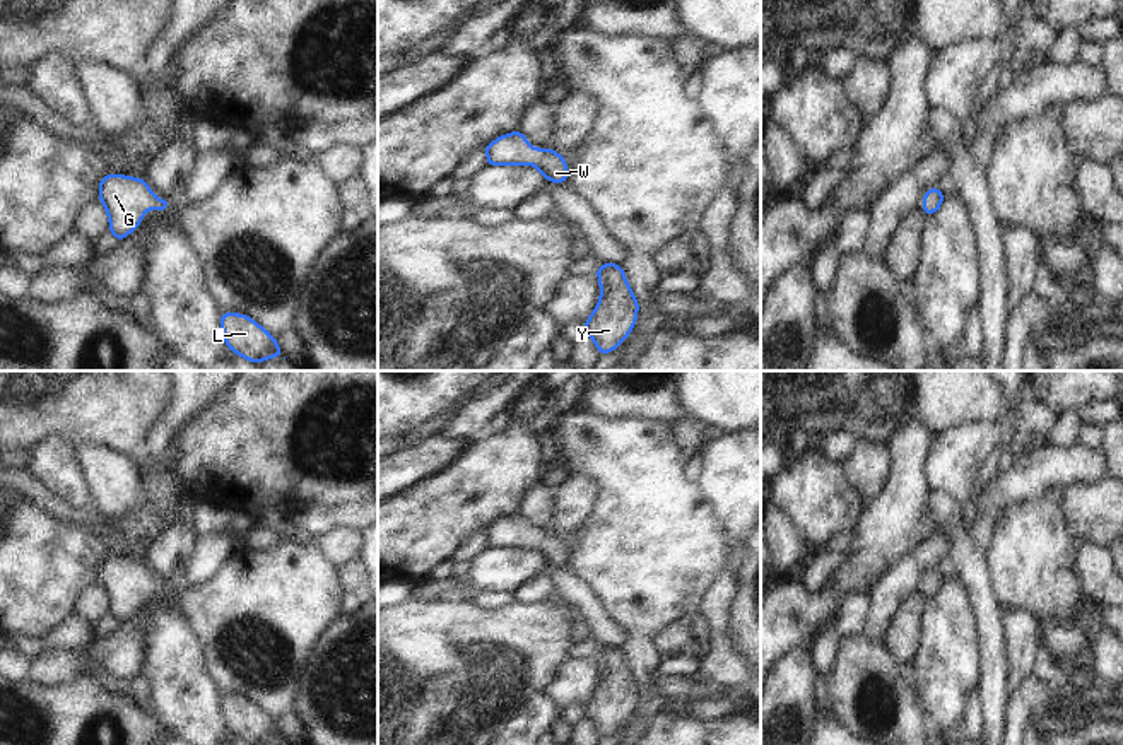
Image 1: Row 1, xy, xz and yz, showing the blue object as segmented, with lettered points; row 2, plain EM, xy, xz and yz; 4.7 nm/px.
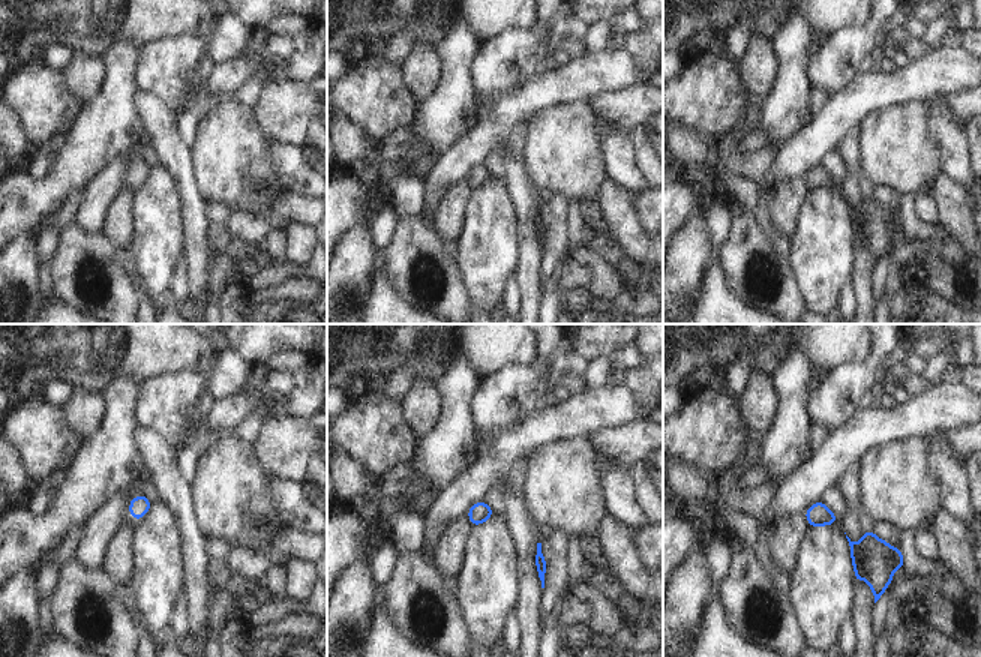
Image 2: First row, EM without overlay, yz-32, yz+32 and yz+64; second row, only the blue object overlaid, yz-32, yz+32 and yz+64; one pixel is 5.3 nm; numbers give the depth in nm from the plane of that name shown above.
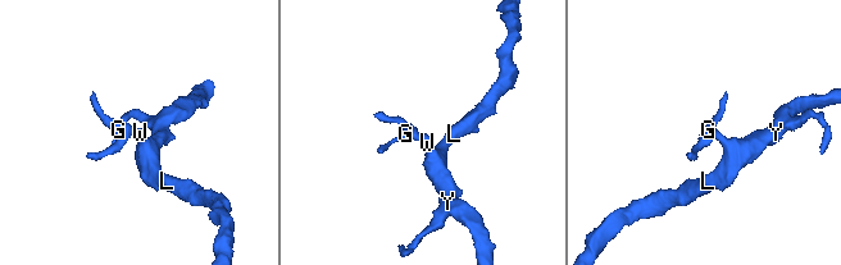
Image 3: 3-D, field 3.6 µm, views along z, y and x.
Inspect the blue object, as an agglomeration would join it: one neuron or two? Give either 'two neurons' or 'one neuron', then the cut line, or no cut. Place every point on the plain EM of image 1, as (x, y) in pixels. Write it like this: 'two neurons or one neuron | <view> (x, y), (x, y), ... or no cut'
one neuron | no cut

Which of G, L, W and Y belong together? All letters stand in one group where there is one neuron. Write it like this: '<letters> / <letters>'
G L W Y

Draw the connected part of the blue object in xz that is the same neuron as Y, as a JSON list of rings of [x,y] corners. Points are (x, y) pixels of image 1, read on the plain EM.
[[[603,646],[595,656],[602,675],[595,694],[585,706],[585,716],[603,738],[619,730],[632,714],[639,685],[620,648]]]

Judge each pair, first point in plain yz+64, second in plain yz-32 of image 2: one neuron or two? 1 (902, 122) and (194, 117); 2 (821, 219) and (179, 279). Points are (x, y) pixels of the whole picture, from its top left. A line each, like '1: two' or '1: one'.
1: two
2: two

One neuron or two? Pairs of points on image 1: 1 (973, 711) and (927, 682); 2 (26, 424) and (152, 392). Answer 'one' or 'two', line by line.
1: two
2: one

